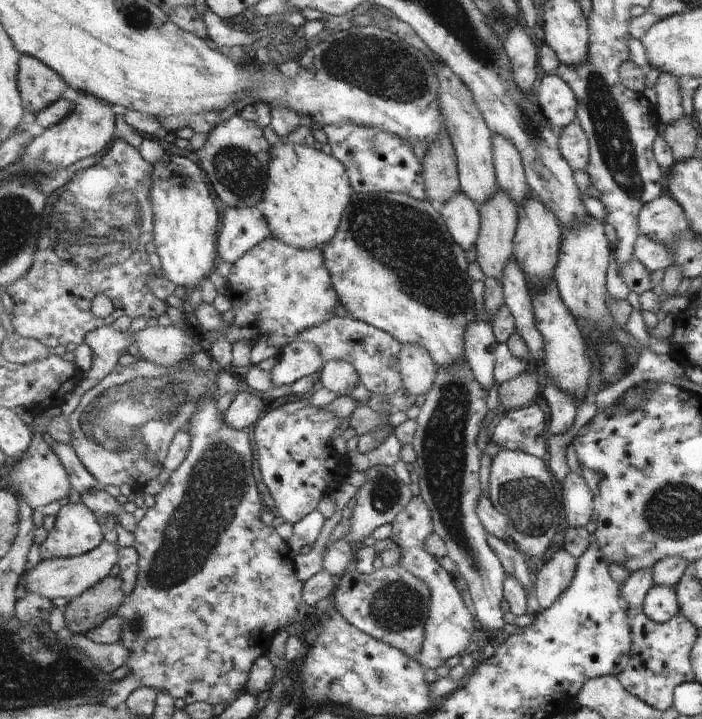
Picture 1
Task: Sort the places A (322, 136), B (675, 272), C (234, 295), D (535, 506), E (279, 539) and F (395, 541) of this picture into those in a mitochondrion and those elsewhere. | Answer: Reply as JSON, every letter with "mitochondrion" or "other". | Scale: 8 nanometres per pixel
{"A":"other","B":"other","C":"other","D":"mitochondrion","E":"other","F":"other"}

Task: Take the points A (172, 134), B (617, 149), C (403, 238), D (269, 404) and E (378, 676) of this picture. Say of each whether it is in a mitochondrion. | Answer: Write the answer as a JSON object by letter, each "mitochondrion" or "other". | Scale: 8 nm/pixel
{"A":"other","B":"mitochondrion","C":"mitochondrion","D":"other","E":"mitochondrion"}

